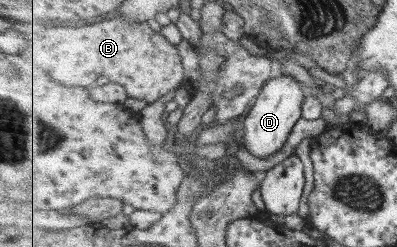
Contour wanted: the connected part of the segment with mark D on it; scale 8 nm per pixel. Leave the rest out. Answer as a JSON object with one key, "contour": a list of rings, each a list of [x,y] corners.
{"contour":[[[275,73],[265,84],[243,121],[244,136],[242,140],[244,143],[242,146],[259,158],[270,158],[274,152],[278,152],[286,144],[288,136],[292,134],[296,122],[302,118],[304,98],[302,84],[294,76],[286,76],[286,74],[283,76]]]}

